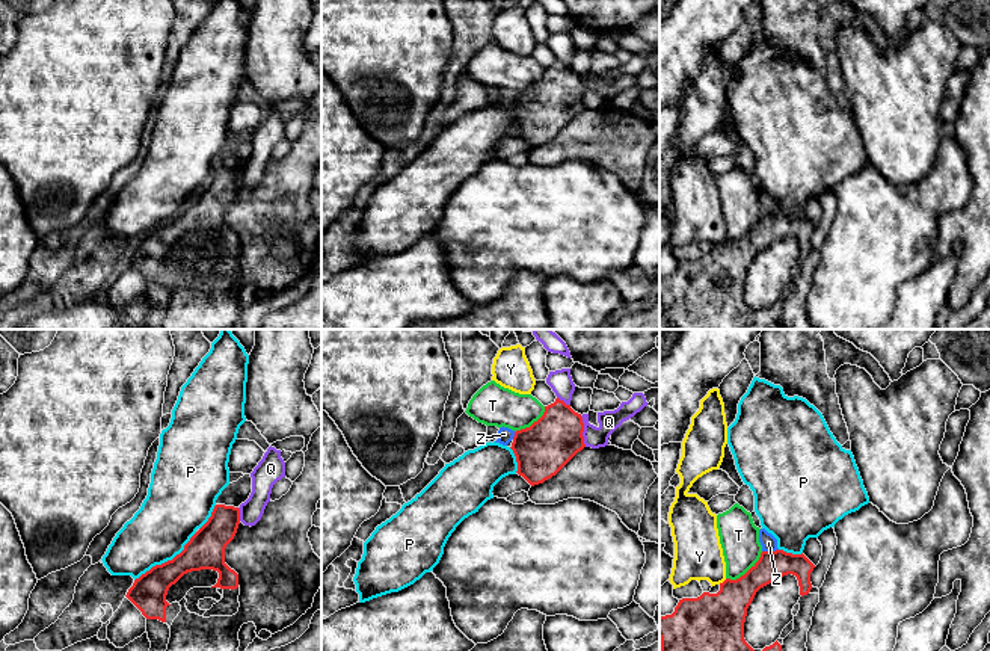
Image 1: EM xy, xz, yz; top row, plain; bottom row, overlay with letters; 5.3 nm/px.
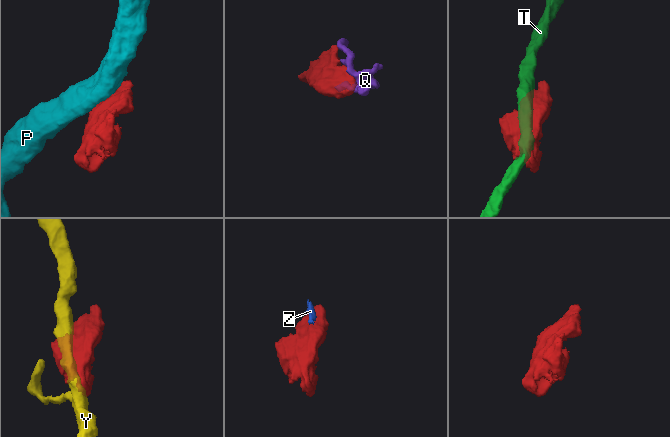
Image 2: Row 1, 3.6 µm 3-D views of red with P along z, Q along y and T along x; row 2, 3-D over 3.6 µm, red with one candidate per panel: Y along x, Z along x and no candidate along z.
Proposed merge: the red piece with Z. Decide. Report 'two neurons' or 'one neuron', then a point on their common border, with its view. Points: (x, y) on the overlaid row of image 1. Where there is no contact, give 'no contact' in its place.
one neuron | yz (770, 552)

